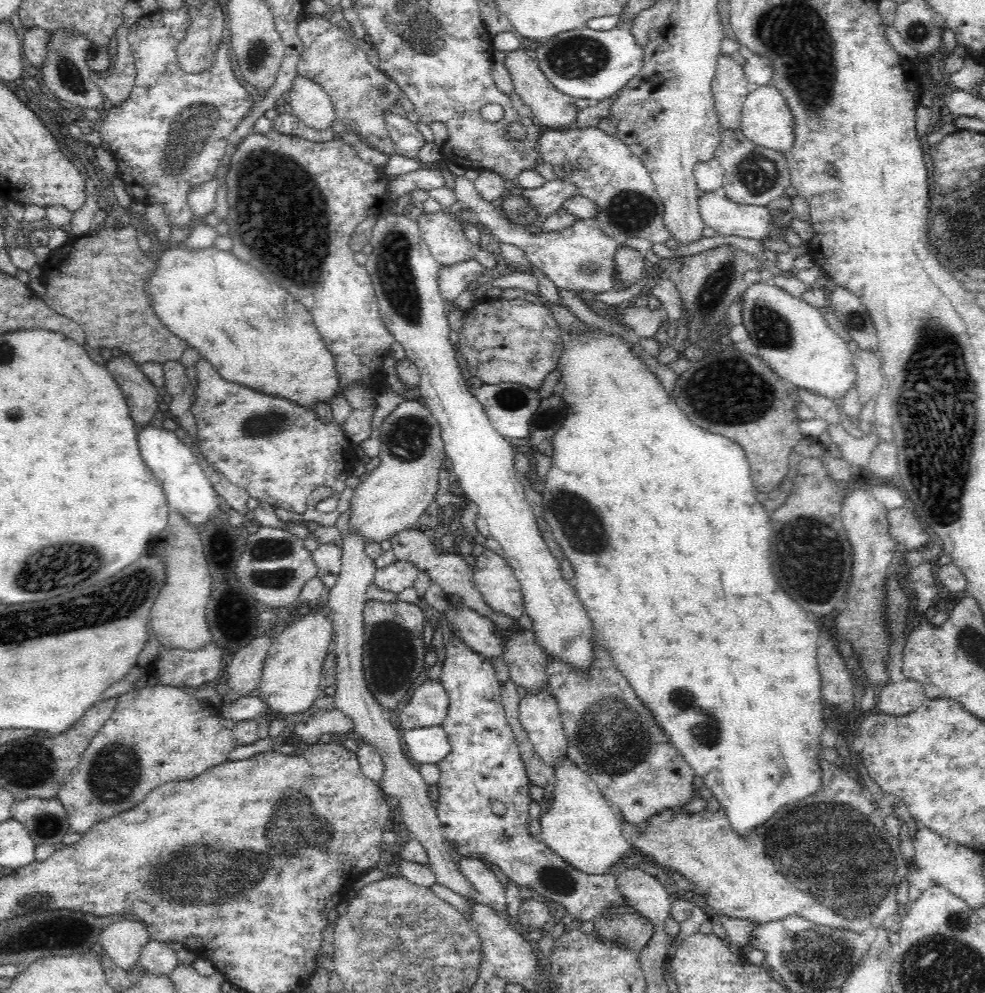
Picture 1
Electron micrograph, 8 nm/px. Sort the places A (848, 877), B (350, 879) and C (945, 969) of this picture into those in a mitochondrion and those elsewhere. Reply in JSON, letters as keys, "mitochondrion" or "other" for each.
{"A":"mitochondrion","B":"other","C":"mitochondrion"}

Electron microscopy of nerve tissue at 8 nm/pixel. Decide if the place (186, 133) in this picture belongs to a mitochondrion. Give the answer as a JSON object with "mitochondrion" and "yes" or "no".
{"mitochondrion":"yes"}

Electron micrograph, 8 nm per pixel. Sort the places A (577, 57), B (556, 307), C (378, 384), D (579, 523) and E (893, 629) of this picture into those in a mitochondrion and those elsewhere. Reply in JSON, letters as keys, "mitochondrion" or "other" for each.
{"A":"mitochondrion","B":"other","C":"other","D":"mitochondrion","E":"other"}

